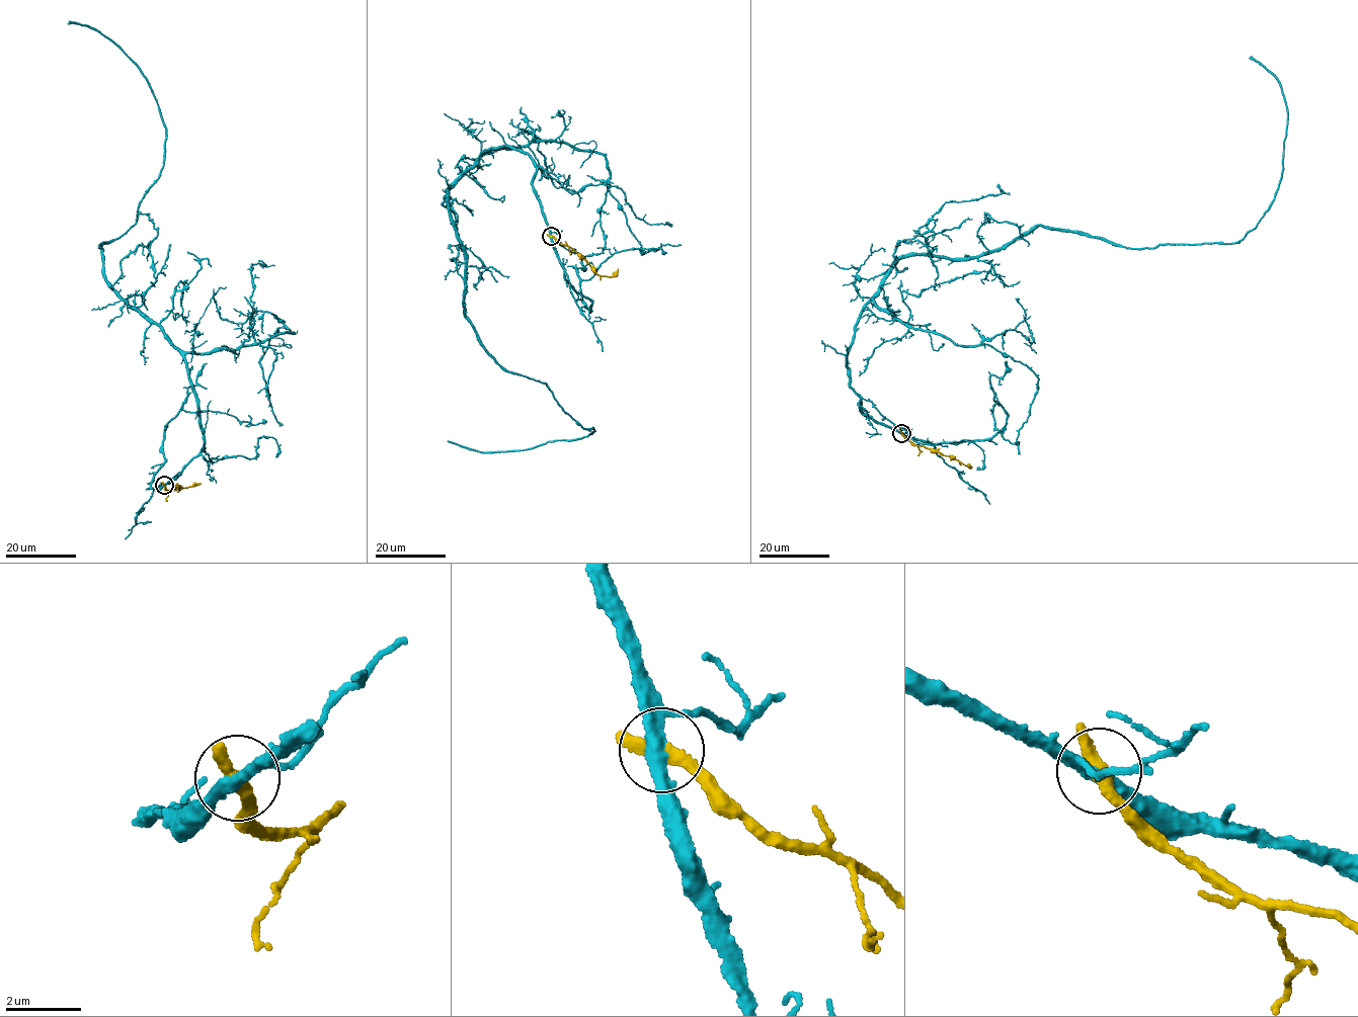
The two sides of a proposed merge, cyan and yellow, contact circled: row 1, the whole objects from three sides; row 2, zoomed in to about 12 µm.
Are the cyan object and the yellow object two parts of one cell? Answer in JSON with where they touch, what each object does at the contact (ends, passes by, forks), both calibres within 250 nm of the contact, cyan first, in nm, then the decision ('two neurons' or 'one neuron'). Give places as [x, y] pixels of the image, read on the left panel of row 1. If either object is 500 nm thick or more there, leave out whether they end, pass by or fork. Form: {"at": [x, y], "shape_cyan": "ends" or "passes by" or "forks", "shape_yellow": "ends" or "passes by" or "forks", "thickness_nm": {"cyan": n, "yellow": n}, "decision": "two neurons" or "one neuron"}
{"at": [164, 485], "shape_cyan": "forks", "shape_yellow": "passes by", "thickness_nm": {"cyan": 300, "yellow": 320}, "decision": "two neurons"}

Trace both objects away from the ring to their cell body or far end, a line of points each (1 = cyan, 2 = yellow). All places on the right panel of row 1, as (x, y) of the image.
1: (901, 433), (848, 364), (896, 261), (1041, 226), (1236, 242), (1287, 123), (1249, 58)
2: (901, 433), (914, 444), (950, 455), (967, 467)

